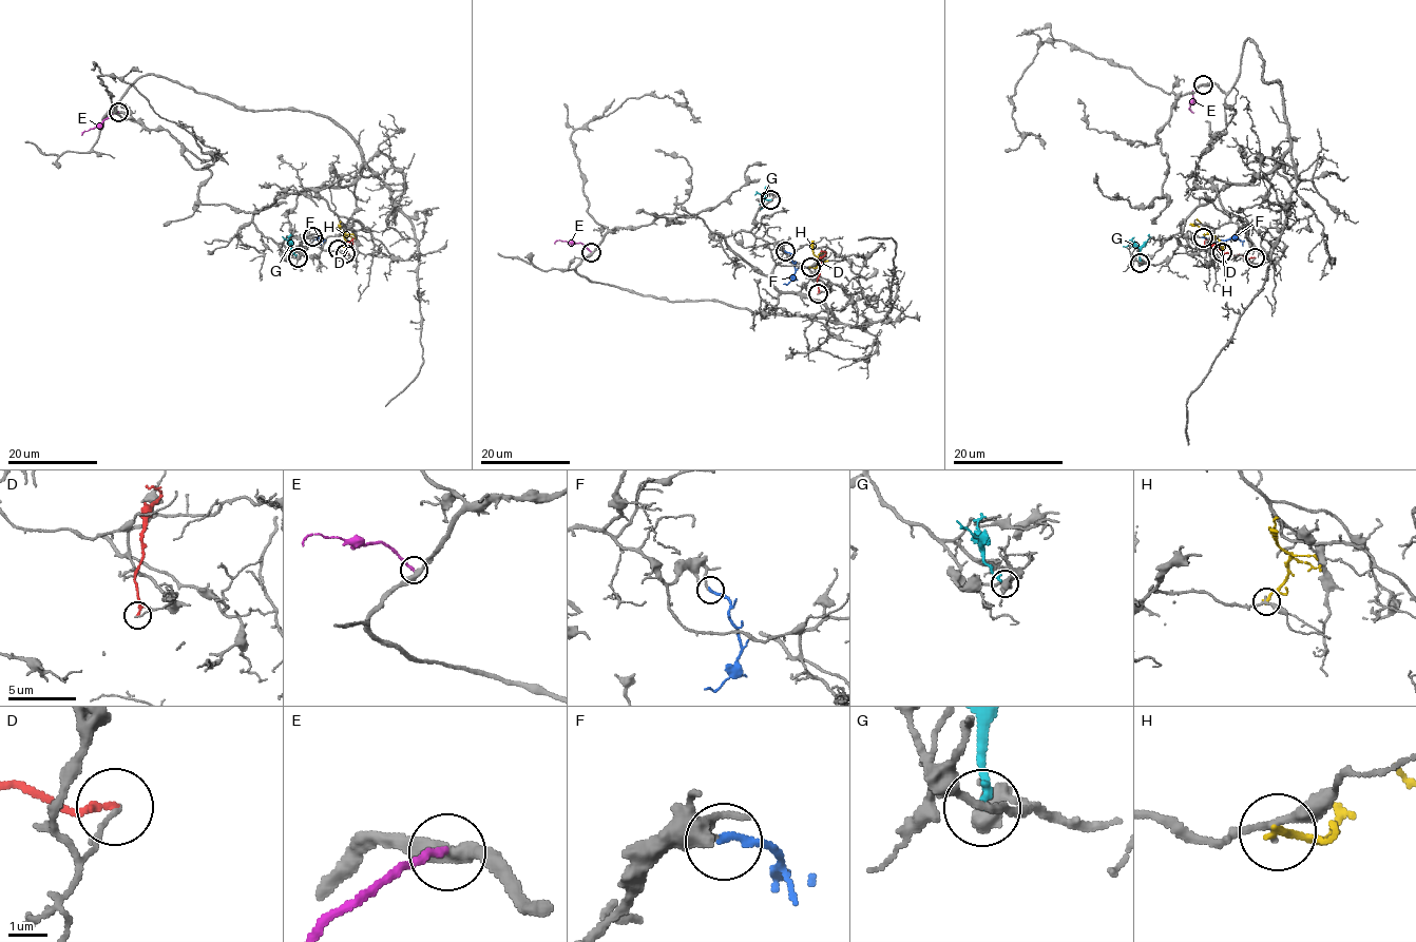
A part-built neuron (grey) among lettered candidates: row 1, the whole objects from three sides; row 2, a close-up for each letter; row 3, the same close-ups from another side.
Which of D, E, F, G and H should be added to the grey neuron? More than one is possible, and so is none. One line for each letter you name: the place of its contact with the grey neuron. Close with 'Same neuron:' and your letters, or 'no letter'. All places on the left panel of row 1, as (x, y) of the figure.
E: (118, 112)
F: (312, 236)
Same neuron: E, F

